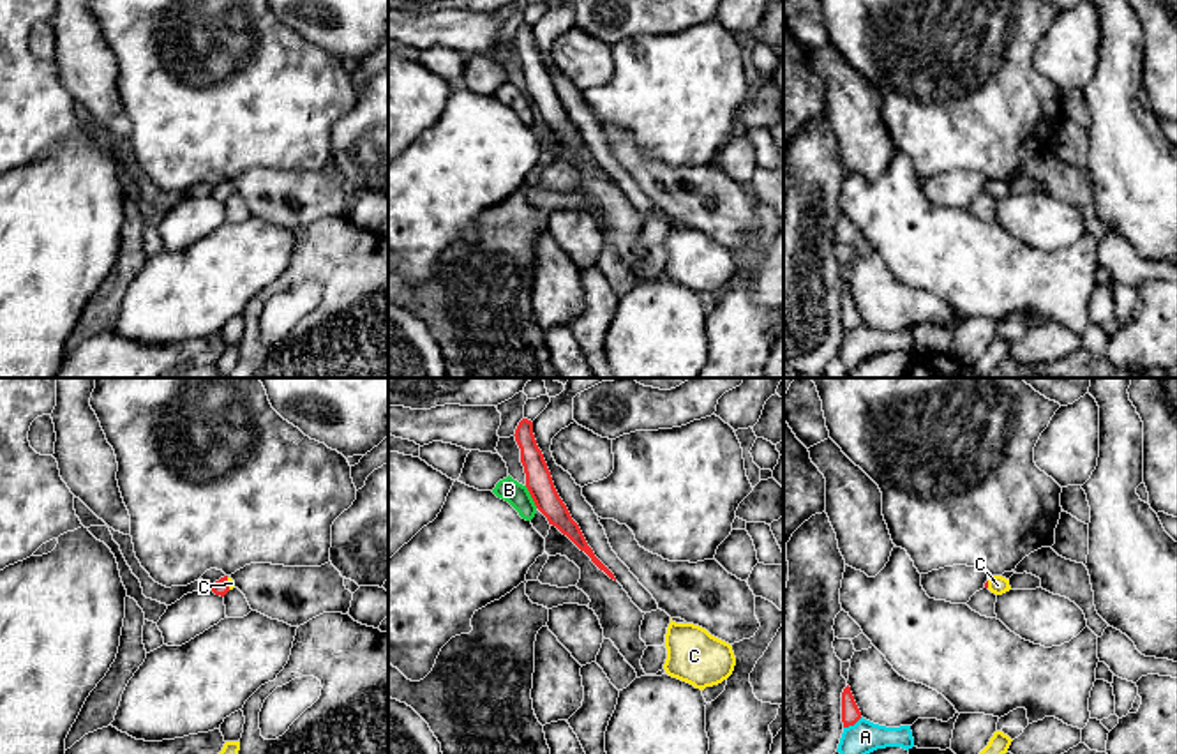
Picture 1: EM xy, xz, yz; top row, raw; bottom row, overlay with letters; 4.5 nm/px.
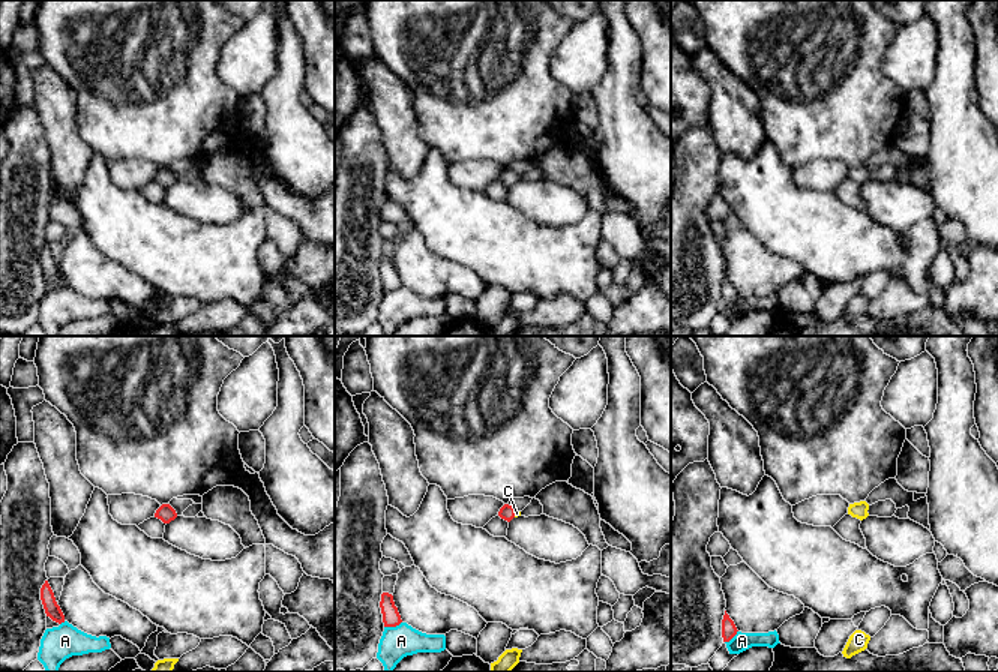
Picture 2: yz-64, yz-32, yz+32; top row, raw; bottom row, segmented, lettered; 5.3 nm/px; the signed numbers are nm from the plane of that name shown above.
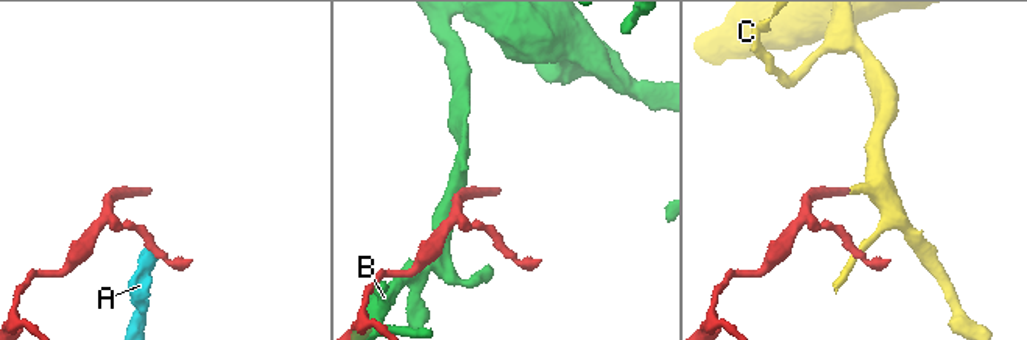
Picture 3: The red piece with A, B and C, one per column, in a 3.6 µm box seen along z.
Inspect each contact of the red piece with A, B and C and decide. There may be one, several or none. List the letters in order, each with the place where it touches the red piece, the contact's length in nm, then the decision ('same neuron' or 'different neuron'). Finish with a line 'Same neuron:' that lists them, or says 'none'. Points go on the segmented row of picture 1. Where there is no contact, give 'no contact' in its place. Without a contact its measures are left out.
A: yz (853, 724) | 100 nm | different neuron
B: xz (532, 497) | 120 nm | different neuron
C: xy (228, 583) | 60 nm | same neuron
Same neuron: C

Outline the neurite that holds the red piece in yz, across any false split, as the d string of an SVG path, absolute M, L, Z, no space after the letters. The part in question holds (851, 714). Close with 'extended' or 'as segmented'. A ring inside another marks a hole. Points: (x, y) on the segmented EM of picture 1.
M847 685L842 692L842 722L843 728L854 726L861 719L861 712L854 701L851 687Z; as segmented

